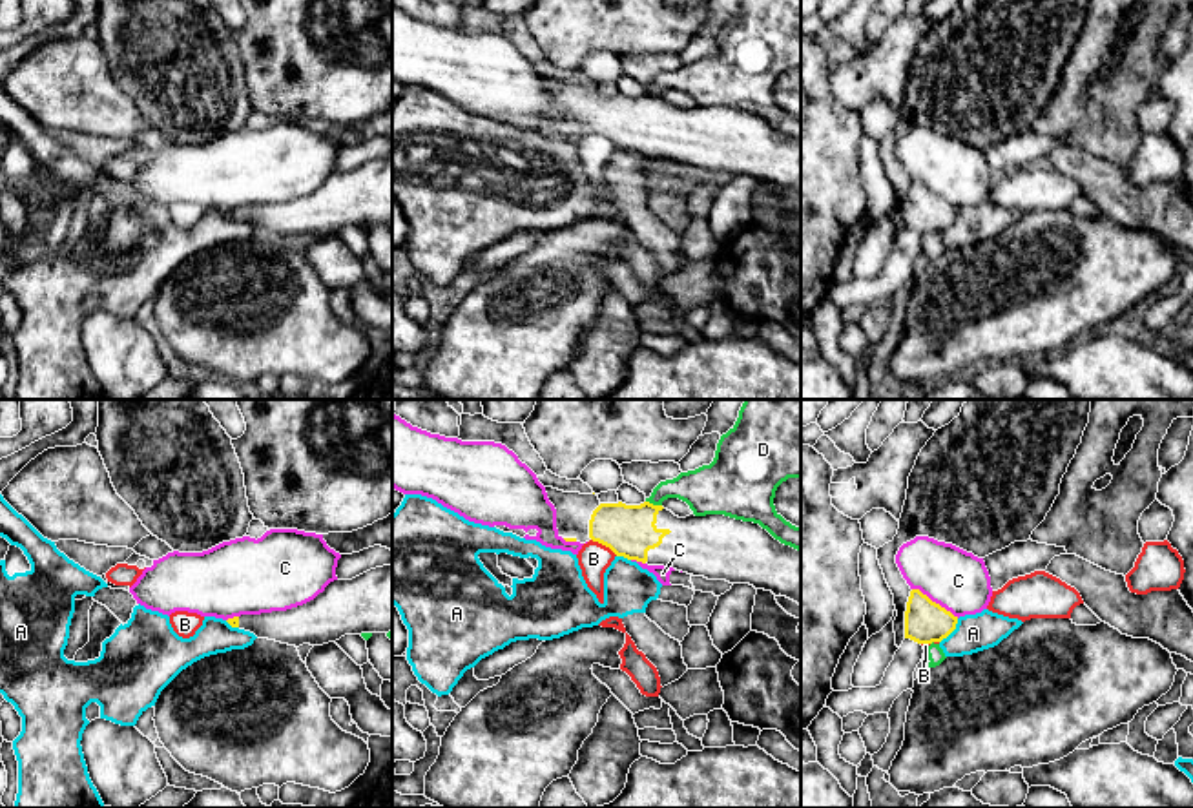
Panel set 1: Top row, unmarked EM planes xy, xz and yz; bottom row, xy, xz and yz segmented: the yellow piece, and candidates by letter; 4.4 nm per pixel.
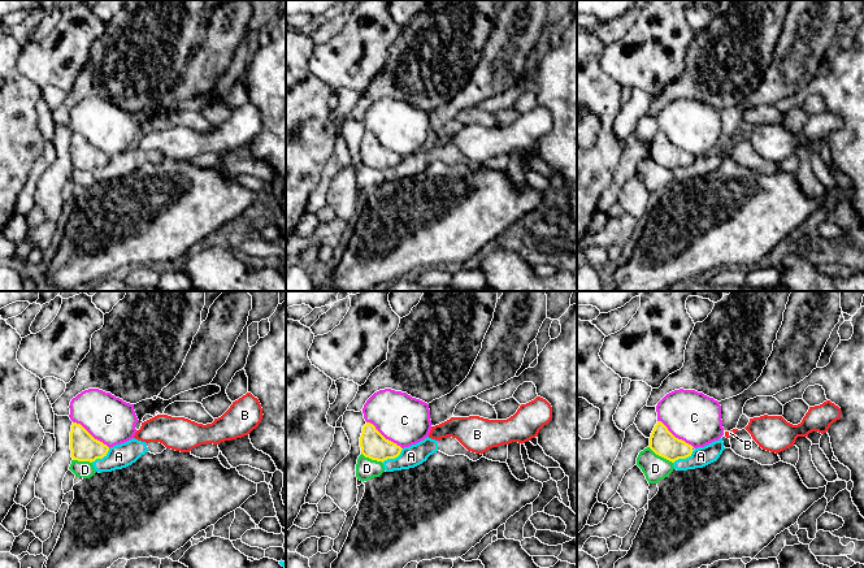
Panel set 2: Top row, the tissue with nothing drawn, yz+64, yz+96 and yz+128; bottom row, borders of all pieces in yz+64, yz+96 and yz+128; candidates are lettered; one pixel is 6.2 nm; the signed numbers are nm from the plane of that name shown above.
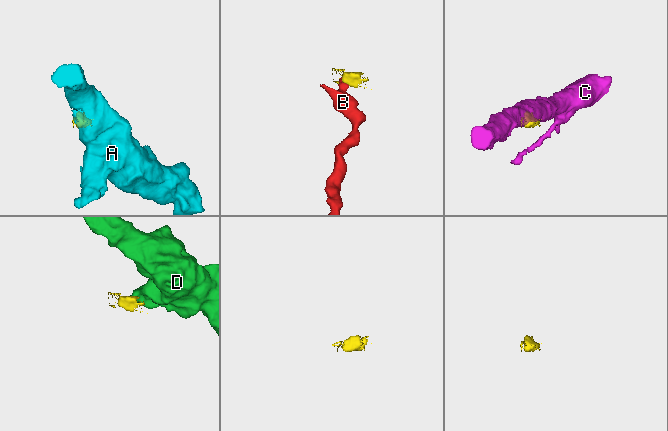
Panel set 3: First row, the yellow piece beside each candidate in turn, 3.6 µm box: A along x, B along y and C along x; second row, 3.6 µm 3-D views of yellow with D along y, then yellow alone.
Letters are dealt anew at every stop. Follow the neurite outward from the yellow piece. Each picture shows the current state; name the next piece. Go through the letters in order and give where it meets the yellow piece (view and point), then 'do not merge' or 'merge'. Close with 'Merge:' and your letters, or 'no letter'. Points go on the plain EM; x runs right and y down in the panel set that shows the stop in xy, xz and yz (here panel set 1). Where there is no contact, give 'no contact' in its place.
A: meets yellow in yz at (951, 223); do not merge
B: meets yellow in xz at (604, 135); do not merge
C: meets yellow in yz at (934, 194); do not merge
D: meets yellow in xz at (652, 95); do not merge
Merge: no letter

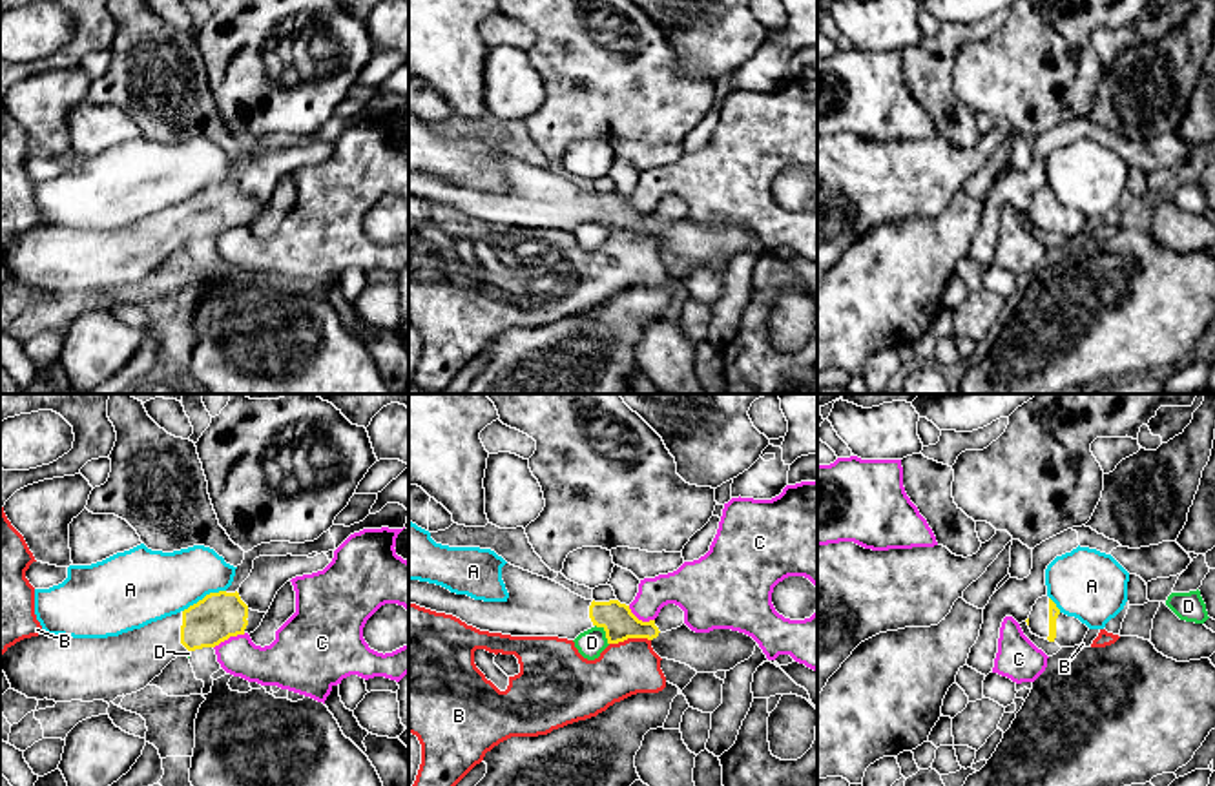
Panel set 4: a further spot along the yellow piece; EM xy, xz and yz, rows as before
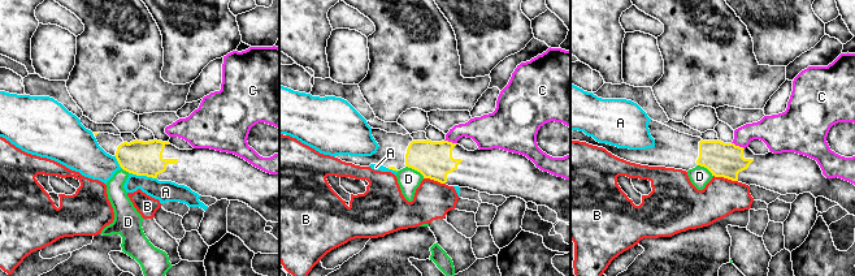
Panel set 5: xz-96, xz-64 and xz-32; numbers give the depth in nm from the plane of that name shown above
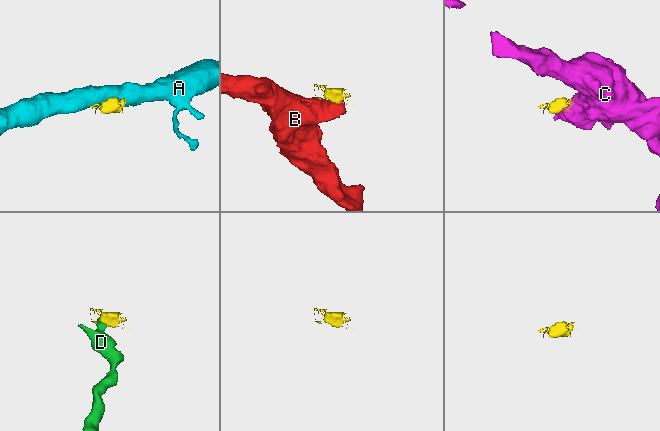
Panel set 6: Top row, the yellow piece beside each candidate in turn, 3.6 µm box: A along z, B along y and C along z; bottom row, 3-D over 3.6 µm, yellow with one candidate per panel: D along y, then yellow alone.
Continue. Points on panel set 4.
A: meets yellow in xy at (205, 188); do not merge
B: meets yellow in xz at (630, 228); do not merge
C: meets yellow in xy at (228, 228); do not merge
D: meets yellow in xz at (606, 225); do not merge
Merge: no letter

